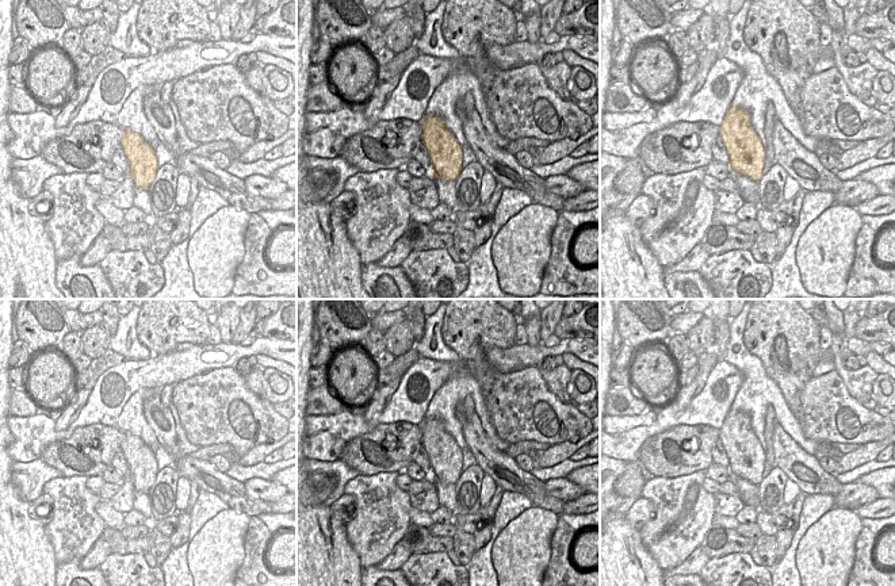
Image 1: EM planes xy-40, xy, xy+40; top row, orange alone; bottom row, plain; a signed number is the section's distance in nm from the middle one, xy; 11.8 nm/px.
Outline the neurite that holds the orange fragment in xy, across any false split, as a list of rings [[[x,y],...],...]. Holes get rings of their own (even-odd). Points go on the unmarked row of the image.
[[[425,418],[421,425],[421,445],[431,461],[431,476],[435,480],[456,484],[462,474],[463,455],[454,437],[445,432],[444,424],[436,418]]]

